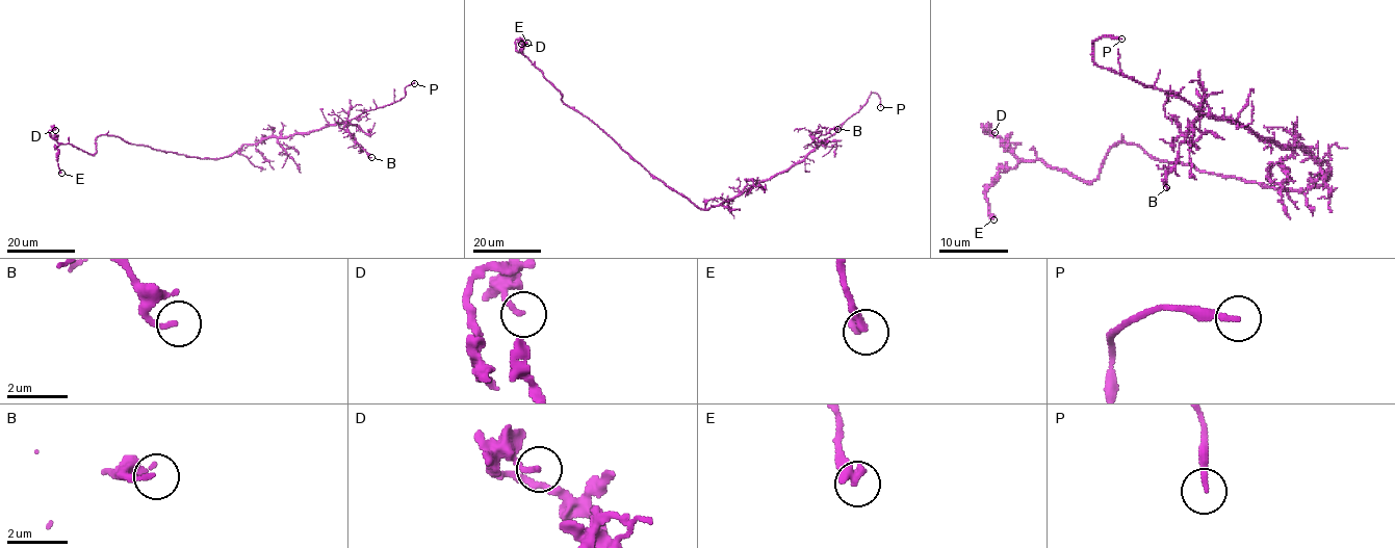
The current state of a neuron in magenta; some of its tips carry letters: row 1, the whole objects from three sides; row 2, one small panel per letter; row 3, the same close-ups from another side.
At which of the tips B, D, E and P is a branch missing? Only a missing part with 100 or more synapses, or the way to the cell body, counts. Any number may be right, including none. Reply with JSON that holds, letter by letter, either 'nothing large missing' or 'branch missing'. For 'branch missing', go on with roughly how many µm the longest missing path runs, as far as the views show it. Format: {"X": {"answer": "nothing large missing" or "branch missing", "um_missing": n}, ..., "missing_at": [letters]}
{"B": {"answer": "nothing large missing"}, "D": {"answer": "nothing large missing"}, "E": {"answer": "nothing large missing"}, "P": {"answer": "branch missing", "um_missing": 20}, "missing_at": ["P"]}

